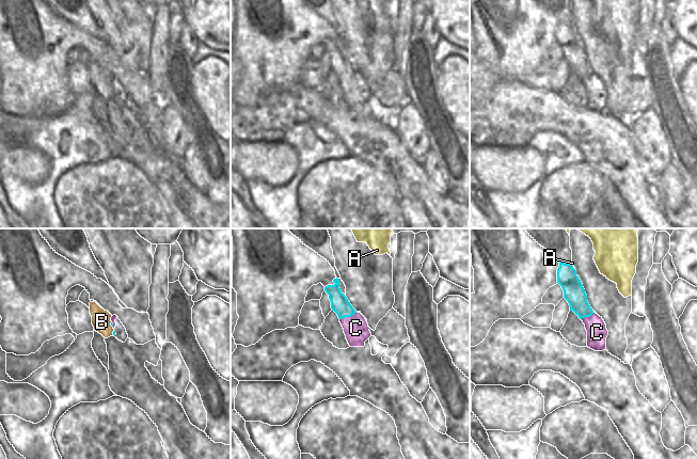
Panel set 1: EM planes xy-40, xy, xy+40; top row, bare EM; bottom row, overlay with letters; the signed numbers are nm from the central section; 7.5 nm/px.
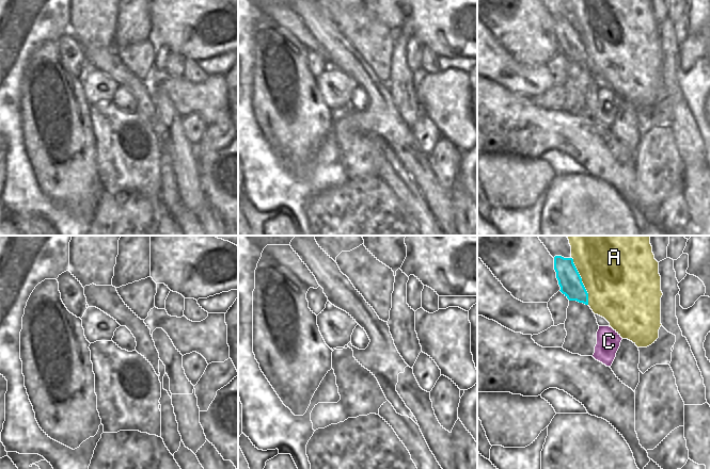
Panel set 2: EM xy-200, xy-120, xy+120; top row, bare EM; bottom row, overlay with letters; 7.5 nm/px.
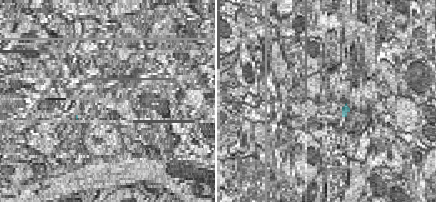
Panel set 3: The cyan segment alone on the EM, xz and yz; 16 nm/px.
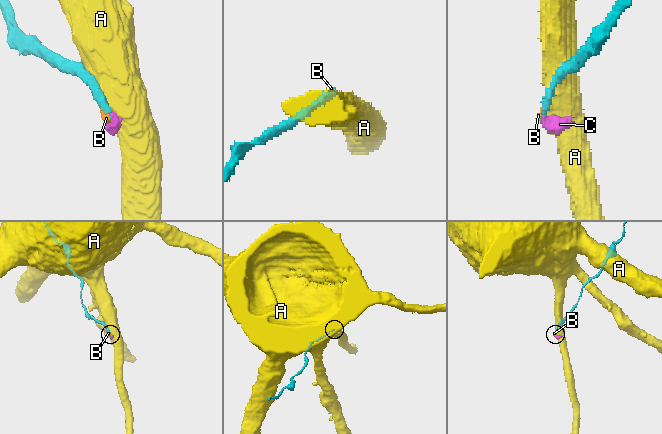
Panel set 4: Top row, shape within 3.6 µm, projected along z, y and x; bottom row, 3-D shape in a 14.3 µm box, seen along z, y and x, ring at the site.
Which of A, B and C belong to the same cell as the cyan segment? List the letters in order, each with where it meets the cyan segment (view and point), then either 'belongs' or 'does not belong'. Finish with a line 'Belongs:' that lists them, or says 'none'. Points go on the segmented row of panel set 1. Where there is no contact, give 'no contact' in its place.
A: xy+40 (572, 267) | does not belong
B: xy-40 (111, 325) | belongs
C: xy (348, 316) | does not belong
Belongs: B

